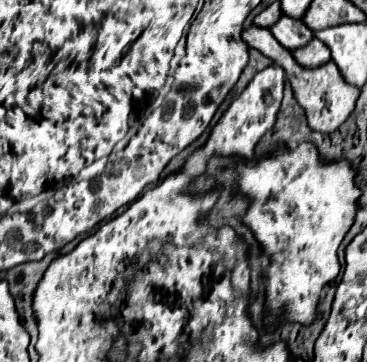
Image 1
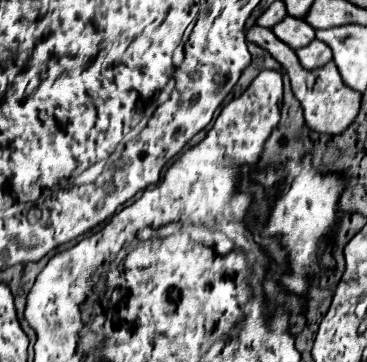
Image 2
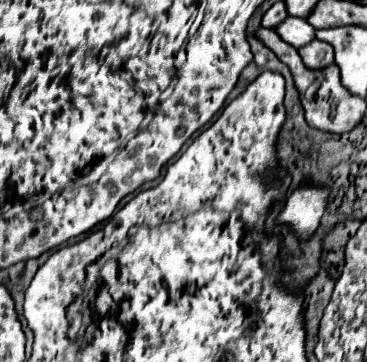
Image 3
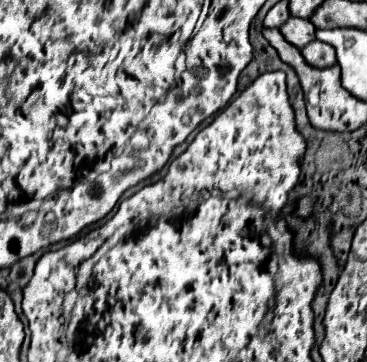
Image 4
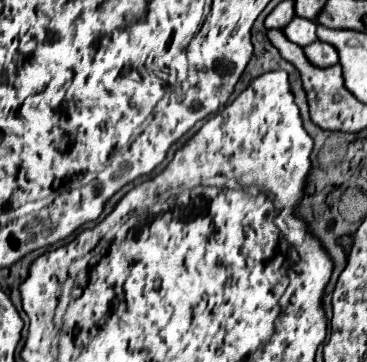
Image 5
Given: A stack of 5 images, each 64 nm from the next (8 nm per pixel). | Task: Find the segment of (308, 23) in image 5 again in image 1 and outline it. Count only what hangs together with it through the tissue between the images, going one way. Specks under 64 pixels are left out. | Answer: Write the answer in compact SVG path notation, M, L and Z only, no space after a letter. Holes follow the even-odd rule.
M282 16L272 28L270 32L274 34L274 38L286 46L288 50L296 50L296 48L302 48L306 46L312 38L314 38L314 32L302 22L302 20L296 20L296 18L290 18L290 16Z

